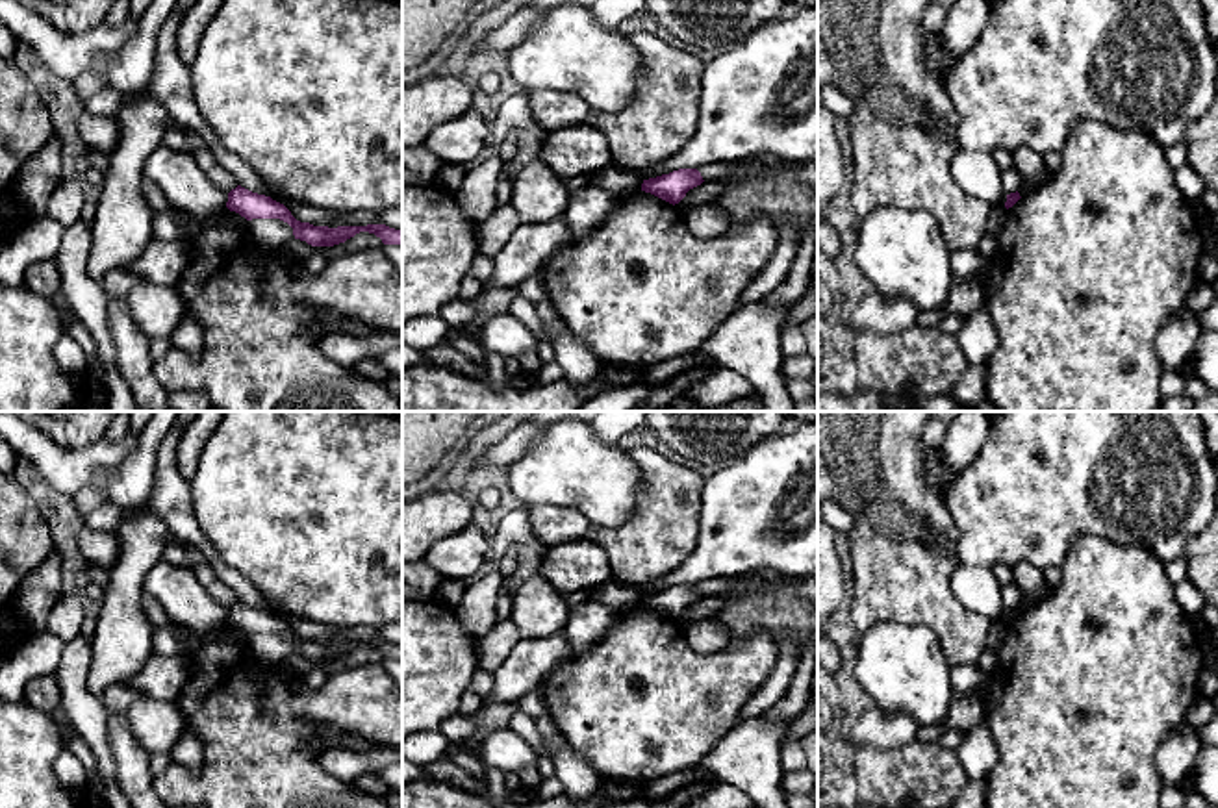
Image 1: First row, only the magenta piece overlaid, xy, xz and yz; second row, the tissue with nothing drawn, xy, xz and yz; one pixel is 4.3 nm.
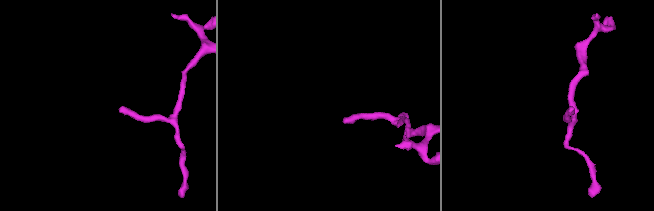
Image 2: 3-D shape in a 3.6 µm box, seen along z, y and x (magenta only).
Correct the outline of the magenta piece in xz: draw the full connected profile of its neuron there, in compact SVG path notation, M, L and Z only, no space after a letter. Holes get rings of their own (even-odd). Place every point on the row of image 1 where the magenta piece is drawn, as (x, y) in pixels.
M679 169L669 174L643 180L641 191L651 193L669 204L679 204L686 193L704 180L697 169Z

